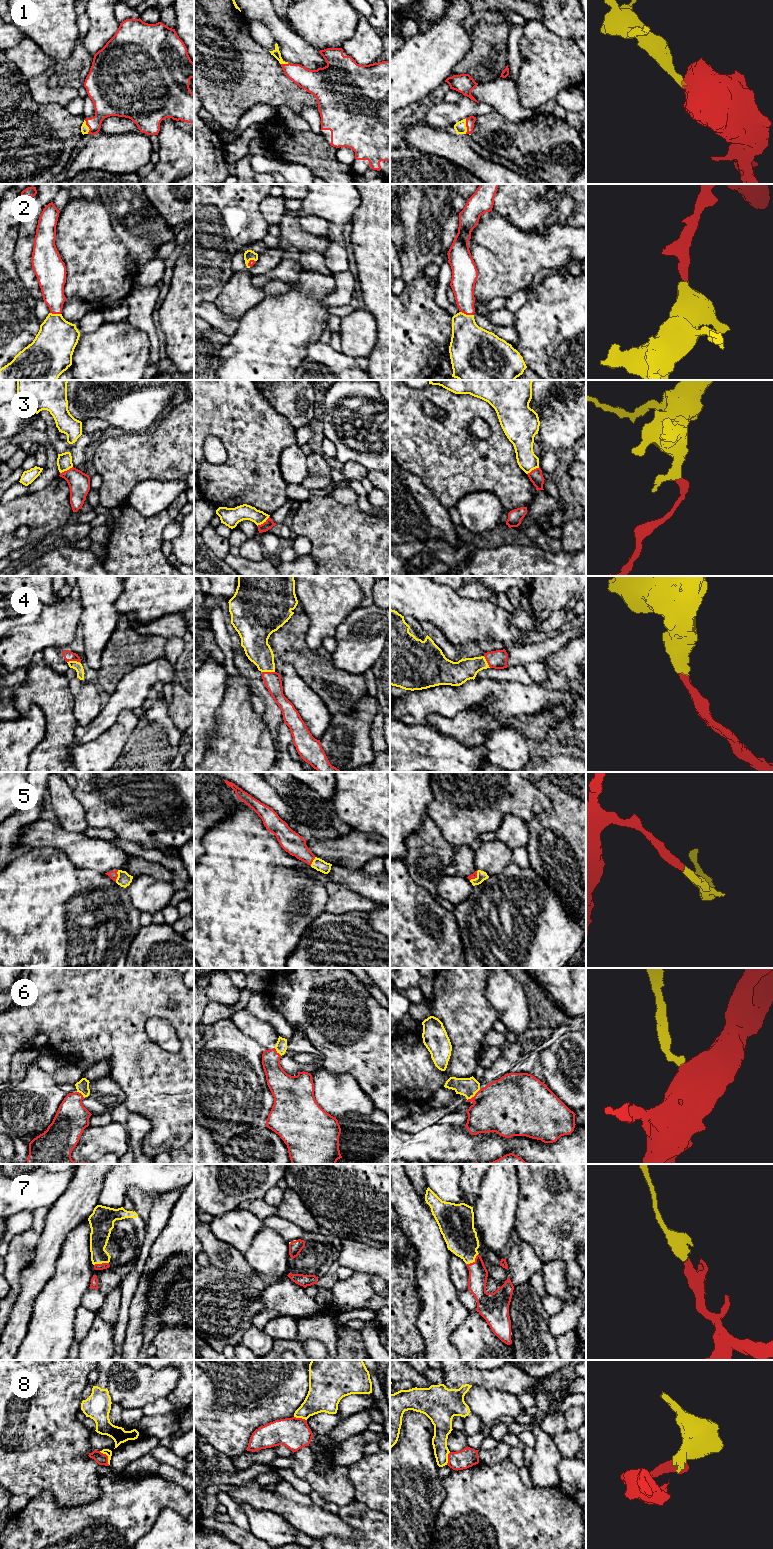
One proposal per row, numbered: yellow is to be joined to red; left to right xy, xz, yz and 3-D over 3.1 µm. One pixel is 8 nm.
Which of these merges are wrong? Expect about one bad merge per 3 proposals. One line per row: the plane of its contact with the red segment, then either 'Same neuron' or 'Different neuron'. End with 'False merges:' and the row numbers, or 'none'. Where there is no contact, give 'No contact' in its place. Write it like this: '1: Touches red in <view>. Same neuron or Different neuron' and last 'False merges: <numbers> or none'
1: Touches red in yz. Same neuron
2: Touches red in yz. Same neuron
3: Touches red in xz. Different neuron
4: Touches red in xy. Same neuron
5: Touches red in xy. Same neuron
6: Touches red in yz. Same neuron
7: Touches red in yz. Same neuron
8: Touches red in xy. Different neuron
False merges: 3, 8

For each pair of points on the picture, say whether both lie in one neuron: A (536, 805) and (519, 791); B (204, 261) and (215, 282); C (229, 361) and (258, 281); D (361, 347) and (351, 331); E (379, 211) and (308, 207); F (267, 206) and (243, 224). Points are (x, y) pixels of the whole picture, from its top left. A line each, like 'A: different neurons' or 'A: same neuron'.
A: same neuron
B: same neuron
C: different neurons
D: same neuron
E: different neurons
F: different neurons

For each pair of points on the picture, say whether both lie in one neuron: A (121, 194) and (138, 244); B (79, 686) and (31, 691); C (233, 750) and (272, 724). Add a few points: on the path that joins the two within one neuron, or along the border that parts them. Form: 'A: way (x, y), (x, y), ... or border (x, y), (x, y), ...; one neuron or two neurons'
A: way (128, 206), (138, 224), (138, 232); one neuron
B: border (68, 681), (68, 687), (73, 700), (73, 710); two neurons
C: border (261, 718), (273, 741); two neurons

